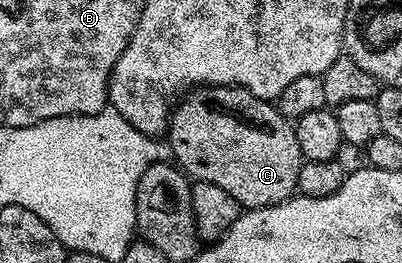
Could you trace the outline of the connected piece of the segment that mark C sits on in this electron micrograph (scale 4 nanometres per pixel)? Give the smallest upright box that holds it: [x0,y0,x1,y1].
[166,86,305,207]

